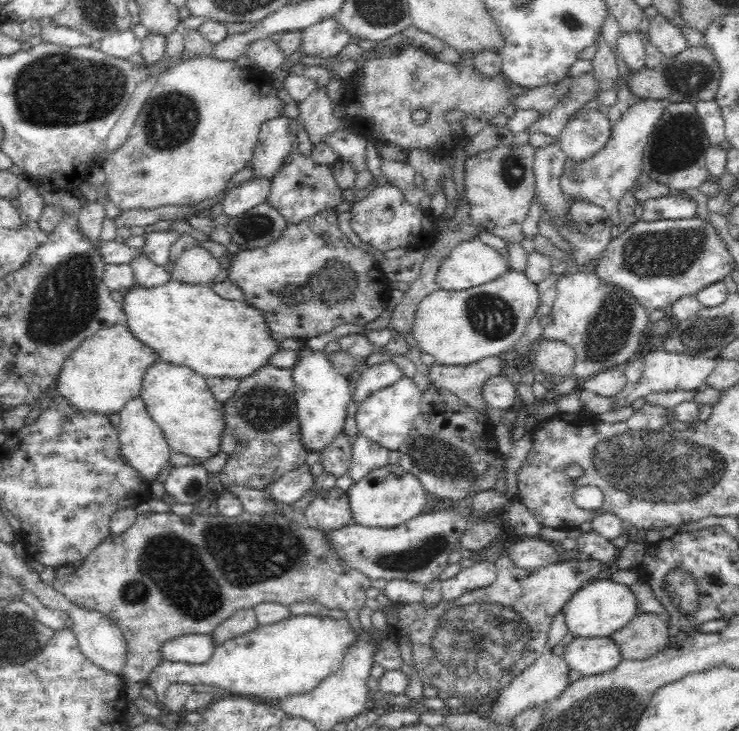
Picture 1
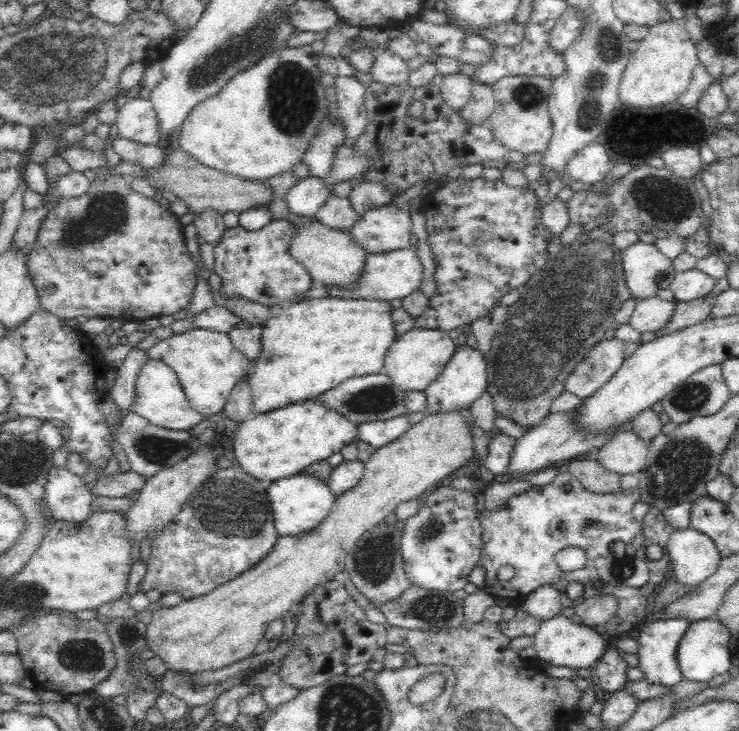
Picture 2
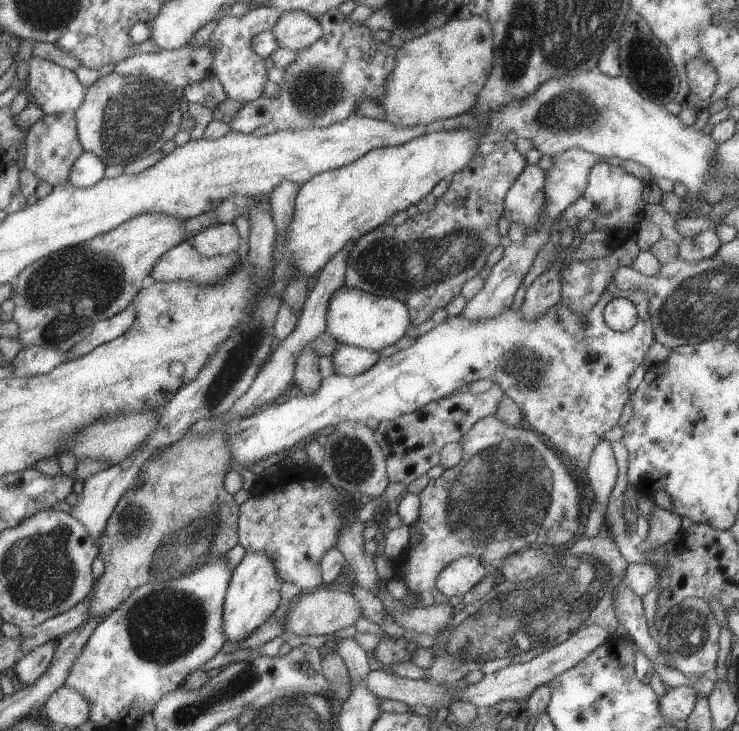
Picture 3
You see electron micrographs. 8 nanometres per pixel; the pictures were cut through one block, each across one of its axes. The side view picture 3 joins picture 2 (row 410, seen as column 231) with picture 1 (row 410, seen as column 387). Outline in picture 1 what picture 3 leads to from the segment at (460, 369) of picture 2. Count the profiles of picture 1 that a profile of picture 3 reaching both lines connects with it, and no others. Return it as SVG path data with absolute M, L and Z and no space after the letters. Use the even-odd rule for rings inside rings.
M404 377L396 384L381 388L362 399L357 405L355 420L358 434L368 437L374 444L396 450L410 434L414 420L420 414L421 390L411 377Z

